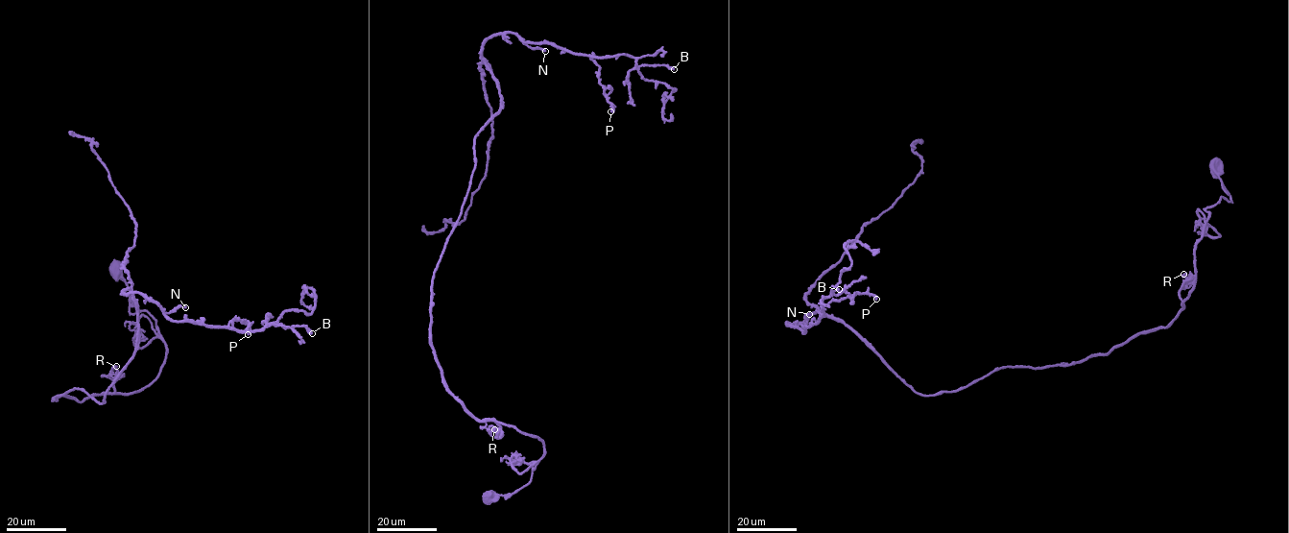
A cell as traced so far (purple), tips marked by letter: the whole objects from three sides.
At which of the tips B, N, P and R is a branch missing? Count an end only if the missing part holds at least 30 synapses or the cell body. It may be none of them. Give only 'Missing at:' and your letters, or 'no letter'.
Missing at: no letter

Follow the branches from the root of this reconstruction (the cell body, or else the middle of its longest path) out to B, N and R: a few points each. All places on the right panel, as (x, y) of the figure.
B: (1215, 168), (1230, 201), (1182, 308), (1106, 353), (920, 395), (841, 322), (787, 325), (839, 289)
N: (1215, 168), (1230, 201), (1205, 208), (1182, 308), (1106, 353), (920, 395), (841, 322), (787, 325), (809, 314)
R: (1215, 168), (1230, 201), (1223, 196), (1205, 208), (1195, 285), (1182, 301), (1181, 287), (1193, 277), (1183, 274)

